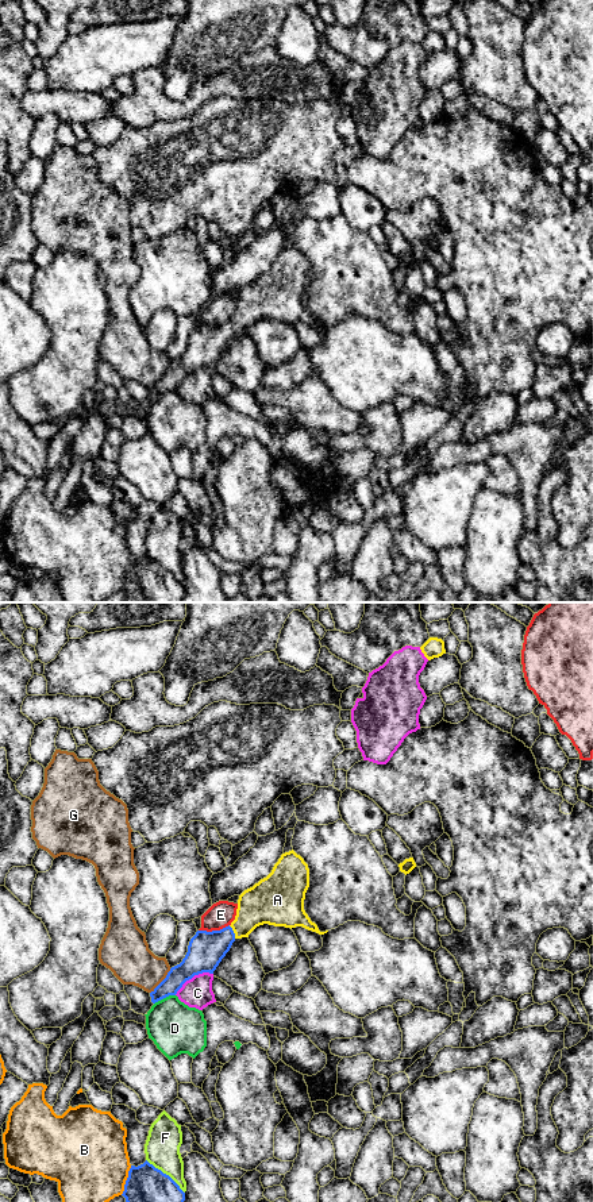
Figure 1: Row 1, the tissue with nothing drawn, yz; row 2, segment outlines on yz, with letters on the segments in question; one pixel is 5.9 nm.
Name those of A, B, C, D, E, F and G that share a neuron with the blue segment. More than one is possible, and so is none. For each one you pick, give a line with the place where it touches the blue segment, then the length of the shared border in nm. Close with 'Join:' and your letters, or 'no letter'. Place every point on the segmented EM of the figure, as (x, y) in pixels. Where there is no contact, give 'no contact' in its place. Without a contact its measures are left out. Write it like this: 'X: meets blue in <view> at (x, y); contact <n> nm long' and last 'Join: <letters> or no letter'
A: meets blue in yz at (233, 932); contact 90 nm long
Join: A

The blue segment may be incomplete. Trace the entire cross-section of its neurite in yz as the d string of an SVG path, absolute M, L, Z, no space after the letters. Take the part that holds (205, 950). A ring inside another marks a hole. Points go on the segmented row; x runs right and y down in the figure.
M293 850L281 855L272 872L244 890L238 899L235 920L220 931L197 931L190 939L182 962L170 968L166 978L150 993L155 1003L176 995L195 975L213 974L236 939L249 937L259 925L296 928L324 935L304 910L309 887L309 868Z

